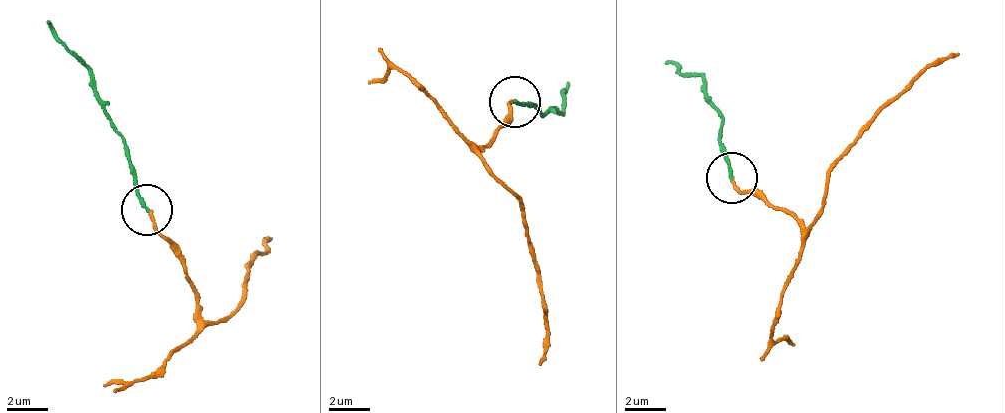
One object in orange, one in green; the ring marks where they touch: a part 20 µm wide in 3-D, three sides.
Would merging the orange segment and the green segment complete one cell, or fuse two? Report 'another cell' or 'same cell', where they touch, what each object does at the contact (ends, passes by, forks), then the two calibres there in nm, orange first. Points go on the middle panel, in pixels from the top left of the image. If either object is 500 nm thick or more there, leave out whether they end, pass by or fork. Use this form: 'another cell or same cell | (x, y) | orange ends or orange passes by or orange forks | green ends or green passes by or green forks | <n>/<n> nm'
another cell | (515, 102) | orange ends | green ends | 150/150 nm

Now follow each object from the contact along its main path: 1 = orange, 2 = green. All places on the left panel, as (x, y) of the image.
1: (150, 211), (213, 324), (239, 307), (245, 279), (268, 244), (264, 239)
2: (146, 212), (126, 138), (93, 90), (93, 77), (48, 21)

